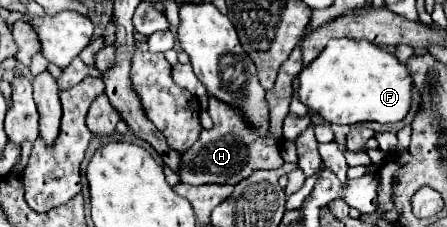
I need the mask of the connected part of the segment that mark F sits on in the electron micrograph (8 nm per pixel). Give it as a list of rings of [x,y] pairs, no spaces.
[[[348,38],[332,40],[324,48],[324,52],[300,72],[300,88],[298,96],[314,114],[322,116],[330,124],[360,124],[360,122],[380,122],[394,124],[400,122],[410,106],[412,106],[412,76],[406,64],[398,62],[398,58],[386,48],[372,46],[370,42],[352,42]]]

